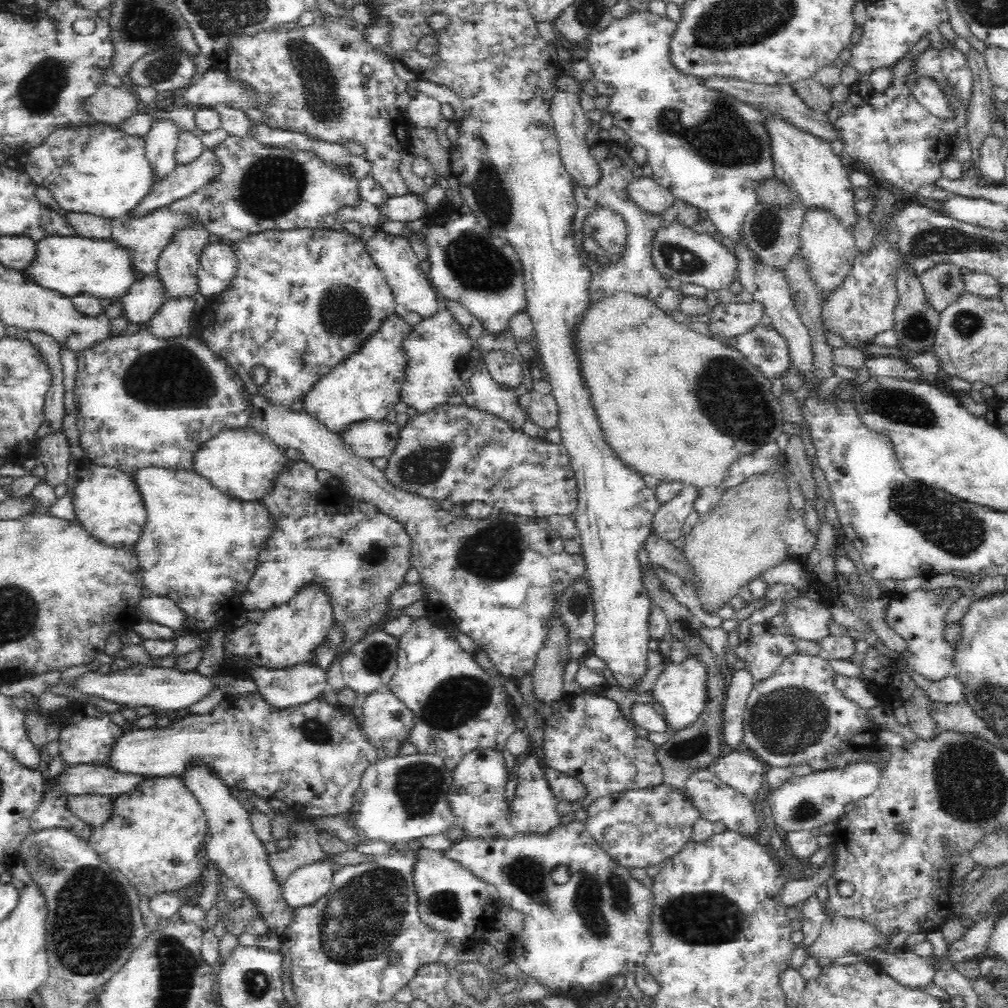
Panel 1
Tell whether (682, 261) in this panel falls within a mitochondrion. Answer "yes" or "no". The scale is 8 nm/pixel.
yes

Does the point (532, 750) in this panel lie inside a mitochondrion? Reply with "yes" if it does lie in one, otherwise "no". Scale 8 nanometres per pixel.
no

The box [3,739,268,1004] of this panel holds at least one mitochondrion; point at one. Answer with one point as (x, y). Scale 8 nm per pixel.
(94, 922)

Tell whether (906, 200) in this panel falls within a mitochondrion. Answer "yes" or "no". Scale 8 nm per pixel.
no

